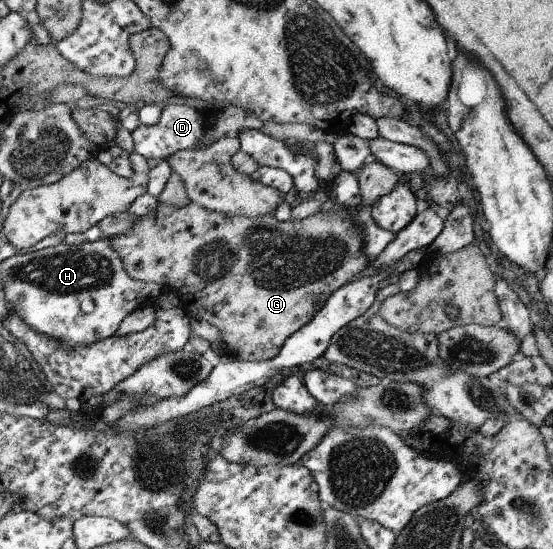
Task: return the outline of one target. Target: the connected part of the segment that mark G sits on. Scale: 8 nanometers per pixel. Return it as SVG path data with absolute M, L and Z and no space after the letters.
M189 202L186 206L168 206L168 204L159 204L152 212L142 215L133 227L124 234L110 236L105 238L110 242L110 246L122 257L122 264L125 264L126 272L129 273L134 280L145 283L161 284L170 292L177 292L177 300L179 305L185 309L188 316L194 320L205 320L214 325L220 332L221 338L231 349L232 356L241 361L262 361L272 360L280 354L282 345L296 332L300 330L304 324L308 324L317 310L327 301L327 298L342 285L353 281L356 276L367 268L370 264L366 252L364 252L364 240L362 240L362 230L354 226L354 222L350 220L350 210L327 206L321 211L309 215L302 220L289 219L286 221L278 221L274 216L266 214L266 216L234 216L224 215L220 212L212 212L198 206L194 202Z

